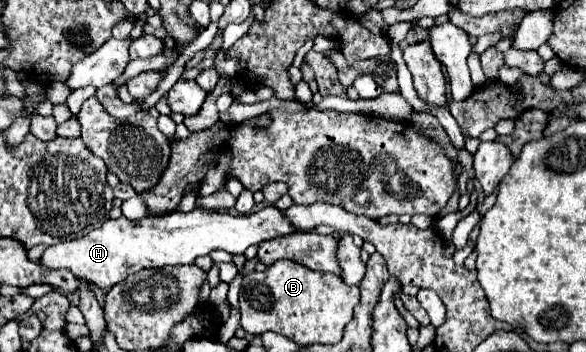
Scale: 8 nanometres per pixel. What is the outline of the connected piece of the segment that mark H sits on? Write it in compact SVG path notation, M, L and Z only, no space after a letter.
M263 207L261 211L249 215L229 215L217 211L199 211L189 213L167 213L161 217L145 217L141 221L129 221L125 217L109 219L103 227L93 229L81 239L63 241L47 251L41 257L41 263L49 269L71 269L79 279L85 277L97 287L111 289L113 285L125 281L129 275L145 267L165 267L165 265L189 265L197 257L207 255L213 249L223 249L227 253L243 253L249 245L263 243L281 235L289 235L295 229L285 221L283 213L275 207Z

